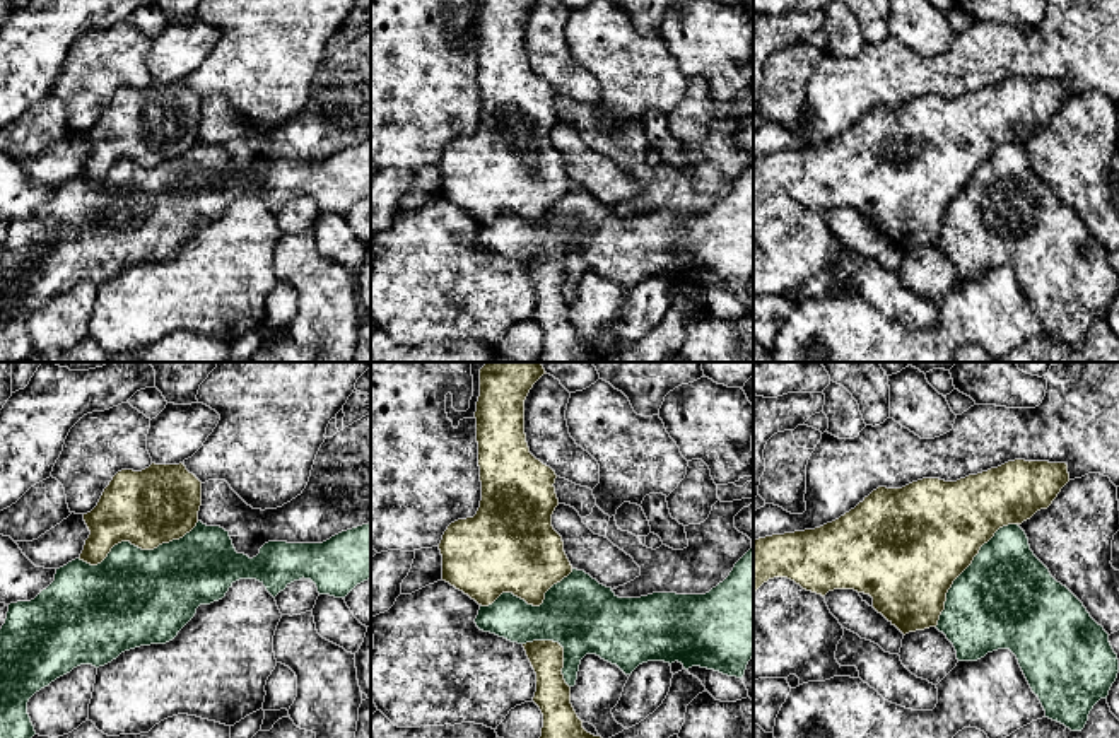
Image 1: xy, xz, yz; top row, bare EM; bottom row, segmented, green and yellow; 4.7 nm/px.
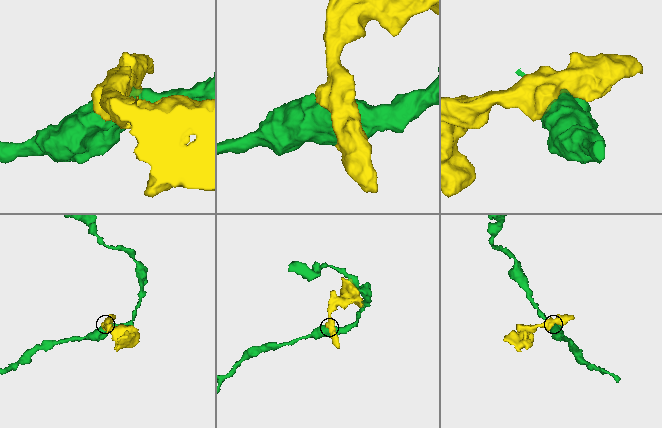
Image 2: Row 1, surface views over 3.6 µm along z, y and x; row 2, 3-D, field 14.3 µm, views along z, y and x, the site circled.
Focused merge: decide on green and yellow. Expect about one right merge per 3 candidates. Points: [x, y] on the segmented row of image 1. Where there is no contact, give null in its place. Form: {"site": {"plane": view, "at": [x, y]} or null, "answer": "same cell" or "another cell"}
{"site": {"plane": "xy", "at": [137, 547]}, "answer": "another cell"}

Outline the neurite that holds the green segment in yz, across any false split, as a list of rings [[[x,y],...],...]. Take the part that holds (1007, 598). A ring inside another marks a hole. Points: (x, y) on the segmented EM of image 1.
[[[1018,524],[999,528],[953,581],[936,629],[953,644],[958,661],[977,661],[987,653],[1010,649],[1046,718],[1071,731],[1085,728],[1090,711],[1100,699],[1107,699],[1119,673],[1109,634],[1034,555]]]

